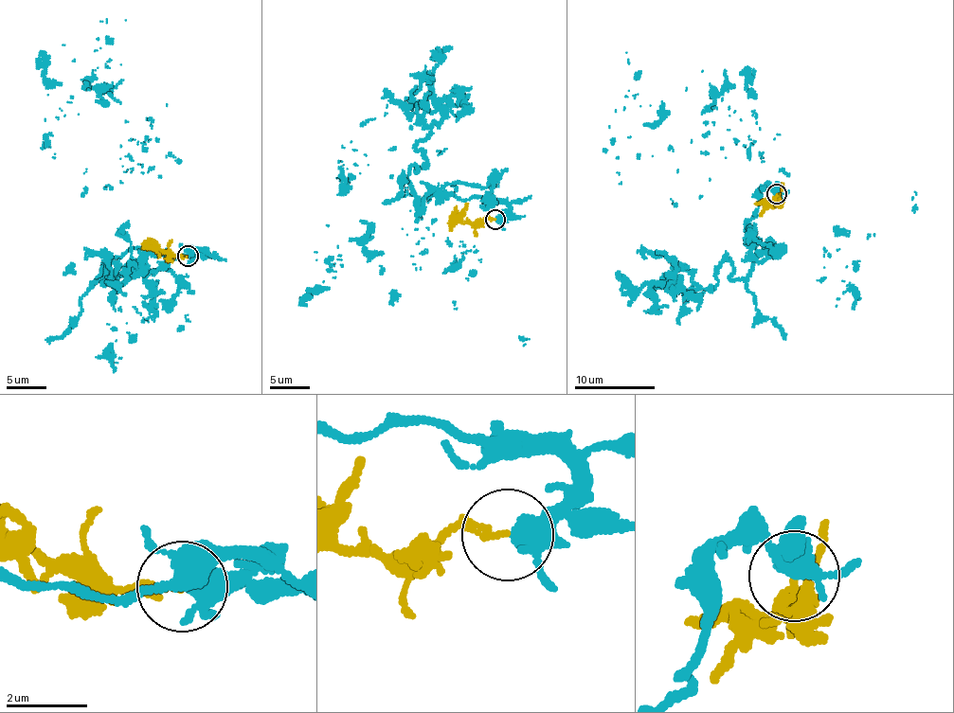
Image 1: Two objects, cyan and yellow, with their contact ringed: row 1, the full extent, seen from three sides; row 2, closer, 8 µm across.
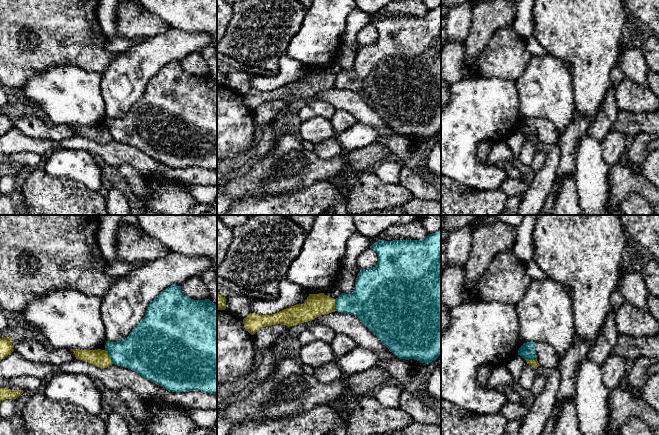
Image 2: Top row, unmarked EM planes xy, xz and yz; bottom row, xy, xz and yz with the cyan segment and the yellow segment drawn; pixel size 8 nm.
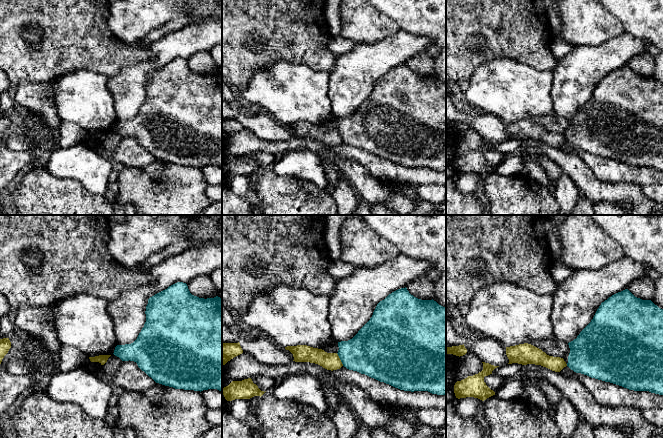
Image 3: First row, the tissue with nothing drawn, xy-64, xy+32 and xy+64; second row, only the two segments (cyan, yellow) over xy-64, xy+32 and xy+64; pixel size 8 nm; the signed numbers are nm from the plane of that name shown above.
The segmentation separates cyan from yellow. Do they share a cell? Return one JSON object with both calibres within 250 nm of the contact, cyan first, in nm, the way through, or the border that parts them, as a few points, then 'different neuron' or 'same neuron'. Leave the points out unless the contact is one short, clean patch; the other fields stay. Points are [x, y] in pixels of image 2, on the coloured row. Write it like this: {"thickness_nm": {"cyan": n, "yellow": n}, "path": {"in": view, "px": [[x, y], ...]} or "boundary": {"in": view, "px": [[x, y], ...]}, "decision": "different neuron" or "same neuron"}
{"thickness_nm": {"cyan": 320, "yellow": 140}, "boundary": {"in": "xy", "px": [[105, 349], [113, 363]]}, "decision": "different neuron"}

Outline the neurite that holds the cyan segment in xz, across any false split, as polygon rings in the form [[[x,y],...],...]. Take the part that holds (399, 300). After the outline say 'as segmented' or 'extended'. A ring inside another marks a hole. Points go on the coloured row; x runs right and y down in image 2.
[[[441,228],[425,240],[379,240],[370,248],[378,255],[377,265],[360,270],[353,292],[335,299],[336,311],[357,316],[398,358],[431,363],[441,356]]]; as segmented

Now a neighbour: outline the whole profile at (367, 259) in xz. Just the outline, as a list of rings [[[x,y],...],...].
[[[369,248],[363,251],[358,259],[357,259],[357,266],[360,270],[373,268],[377,265],[378,262],[378,255],[375,250]]]

